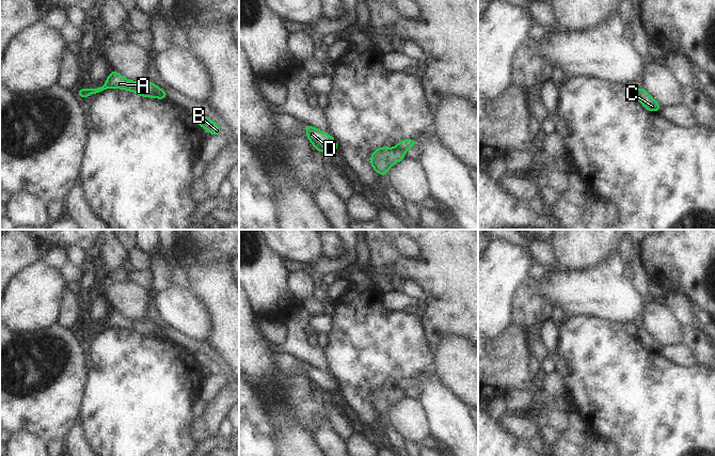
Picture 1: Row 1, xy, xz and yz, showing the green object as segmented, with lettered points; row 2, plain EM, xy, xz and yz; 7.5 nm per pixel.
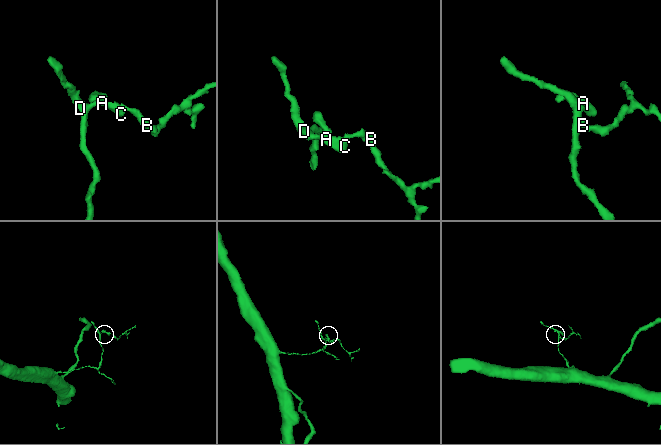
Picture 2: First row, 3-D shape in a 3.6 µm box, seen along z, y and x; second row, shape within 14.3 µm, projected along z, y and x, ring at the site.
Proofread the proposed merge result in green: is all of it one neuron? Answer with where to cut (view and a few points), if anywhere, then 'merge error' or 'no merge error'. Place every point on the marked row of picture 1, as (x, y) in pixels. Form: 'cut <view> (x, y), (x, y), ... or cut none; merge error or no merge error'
cut xz (397, 146), (403, 152); merge error

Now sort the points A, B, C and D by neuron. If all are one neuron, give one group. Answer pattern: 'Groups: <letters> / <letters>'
Groups: A C D / B

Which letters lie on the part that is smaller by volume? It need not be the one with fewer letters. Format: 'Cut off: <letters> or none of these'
Cut off: B

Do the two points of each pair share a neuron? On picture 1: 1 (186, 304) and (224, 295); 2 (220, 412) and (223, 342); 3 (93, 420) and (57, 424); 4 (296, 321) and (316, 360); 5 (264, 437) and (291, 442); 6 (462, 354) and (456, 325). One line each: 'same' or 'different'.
1: different
2: different
3: different
4: same
5: different
6: different

